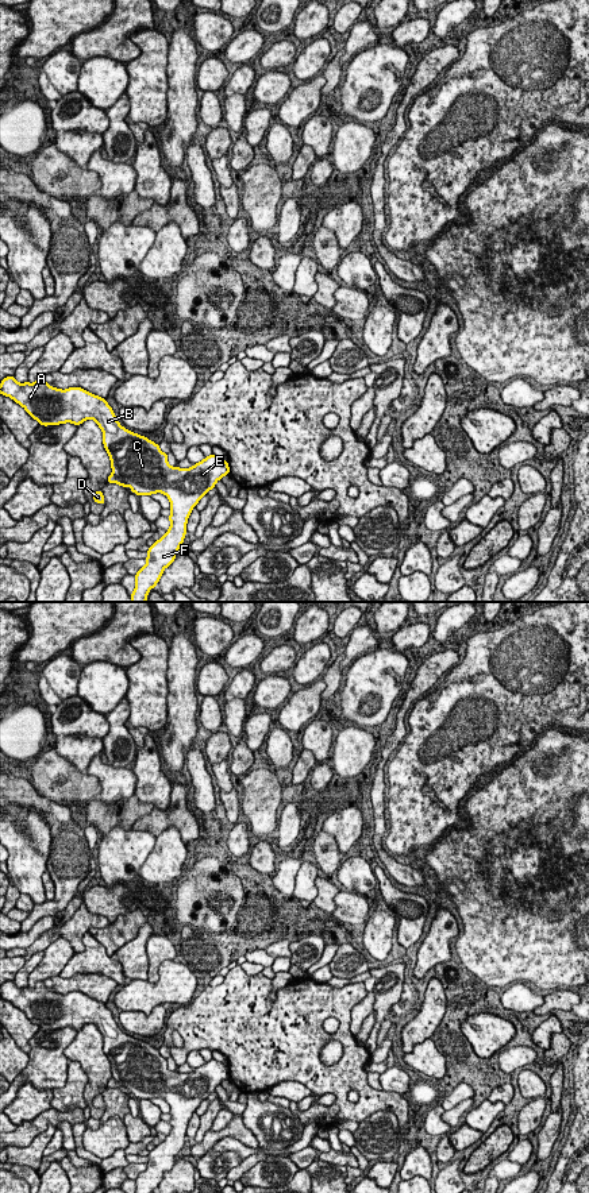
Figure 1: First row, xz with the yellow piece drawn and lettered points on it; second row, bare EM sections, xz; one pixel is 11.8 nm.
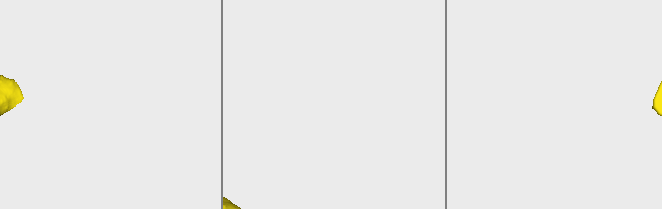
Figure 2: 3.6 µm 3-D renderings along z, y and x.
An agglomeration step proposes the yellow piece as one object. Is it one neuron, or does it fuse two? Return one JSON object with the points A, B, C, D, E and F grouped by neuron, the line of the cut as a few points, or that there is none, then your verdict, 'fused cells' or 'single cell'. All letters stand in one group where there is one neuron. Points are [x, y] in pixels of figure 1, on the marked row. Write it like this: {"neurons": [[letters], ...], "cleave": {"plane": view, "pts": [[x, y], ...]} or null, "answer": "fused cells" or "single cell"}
{"neurons": [["A", "B", "C", "E", "F"], ["D"]], "cleave": {"plane": "xz", "pts": [[112, 473], [129, 485]]}, "answer": "fused cells"}

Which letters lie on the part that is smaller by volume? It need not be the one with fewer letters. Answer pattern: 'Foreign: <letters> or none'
Foreign: D

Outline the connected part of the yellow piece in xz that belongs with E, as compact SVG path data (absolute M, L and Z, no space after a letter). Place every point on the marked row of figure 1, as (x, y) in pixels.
M7 377L0 383L0 394L12 398L45 426L65 422L78 426L85 420L95 420L103 431L112 474L136 495L162 493L169 498L170 528L149 548L146 565L135 575L131 602L146 602L149 591L158 584L184 543L192 509L219 479L230 474L228 462L212 453L190 468L172 467L168 453L158 444L123 428L105 398L81 387L61 390L51 387L43 377L32 385Z

